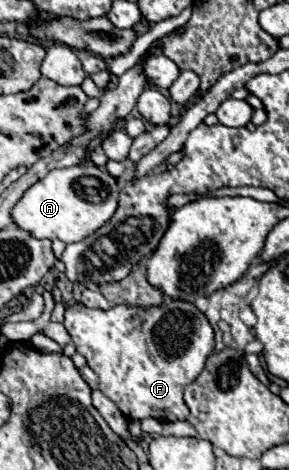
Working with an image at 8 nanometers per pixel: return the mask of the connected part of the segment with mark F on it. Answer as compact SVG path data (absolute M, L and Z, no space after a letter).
M170 300L156 308L118 304L108 310L72 304L66 308L64 326L72 336L76 352L80 352L88 360L88 366L98 374L100 392L110 398L128 420L156 418L164 422L176 422L188 418L188 406L182 398L182 392L192 380L196 380L196 376L204 370L206 358L214 352L214 328L194 304Z

